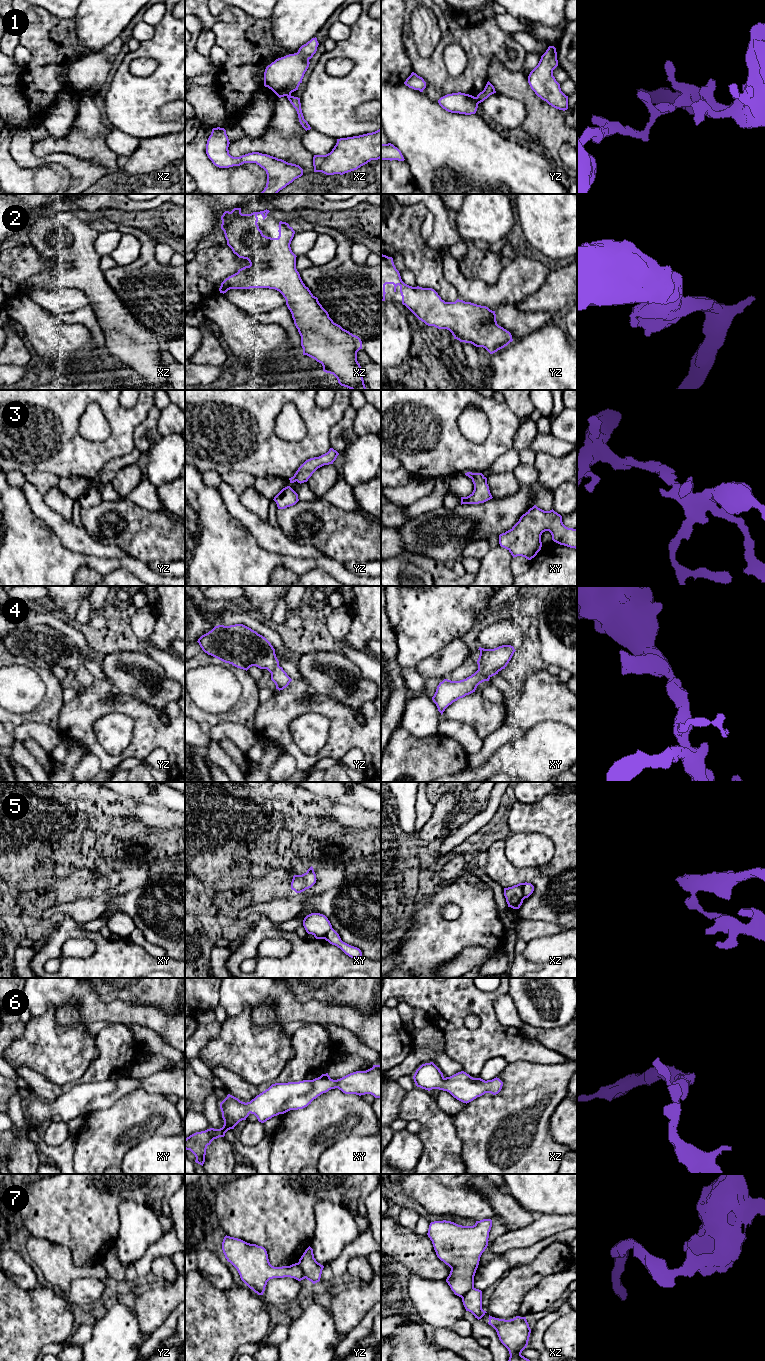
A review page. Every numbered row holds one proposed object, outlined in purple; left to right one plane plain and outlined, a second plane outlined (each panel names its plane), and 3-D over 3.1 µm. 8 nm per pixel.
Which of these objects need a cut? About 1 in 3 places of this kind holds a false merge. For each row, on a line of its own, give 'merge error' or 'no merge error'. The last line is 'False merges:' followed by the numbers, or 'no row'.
1: merge error
2: no merge error
3: no merge error
4: no merge error
5: merge error
6: no merge error
7: merge error
False merges: 1, 5, 7

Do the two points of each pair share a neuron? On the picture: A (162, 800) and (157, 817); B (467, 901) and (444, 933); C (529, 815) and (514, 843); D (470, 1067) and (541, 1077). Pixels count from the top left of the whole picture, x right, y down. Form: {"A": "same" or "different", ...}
{"A": "different", "B": "same", "C": "different", "D": "different"}

